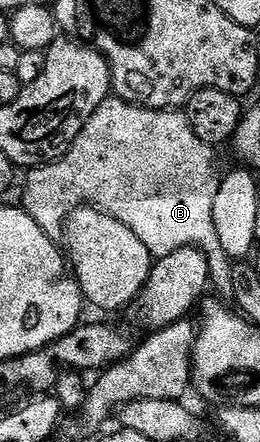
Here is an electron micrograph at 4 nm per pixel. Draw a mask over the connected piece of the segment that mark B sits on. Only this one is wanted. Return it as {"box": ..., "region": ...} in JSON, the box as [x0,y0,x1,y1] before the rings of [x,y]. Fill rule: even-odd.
{"box":[22,95,233,291],"region":[[[112,95],[107,101],[101,103],[94,115],[82,127],[82,131],[76,140],[68,146],[66,152],[43,164],[29,168],[28,182],[24,185],[24,201],[22,208],[30,215],[30,219],[34,219],[34,223],[38,223],[38,227],[42,227],[42,231],[46,231],[46,235],[50,235],[56,239],[65,232],[68,224],[68,218],[80,206],[89,204],[97,209],[104,210],[114,219],[118,219],[118,223],[126,223],[126,227],[130,227],[130,231],[134,231],[134,235],[138,235],[138,239],[142,239],[142,243],[146,243],[146,247],[152,253],[153,258],[159,259],[170,255],[179,249],[201,249],[208,257],[210,263],[210,273],[212,275],[211,284],[216,285],[224,291],[231,290],[232,287],[232,267],[233,260],[226,255],[226,251],[222,251],[222,243],[218,243],[218,231],[214,227],[214,195],[218,195],[218,187],[220,186],[220,177],[216,173],[216,157],[213,146],[207,145],[202,139],[198,139],[198,135],[194,135],[194,127],[190,127],[187,116],[183,112],[172,113],[171,108],[166,109],[149,109],[143,103],[133,103],[124,101],[123,98]]]}

